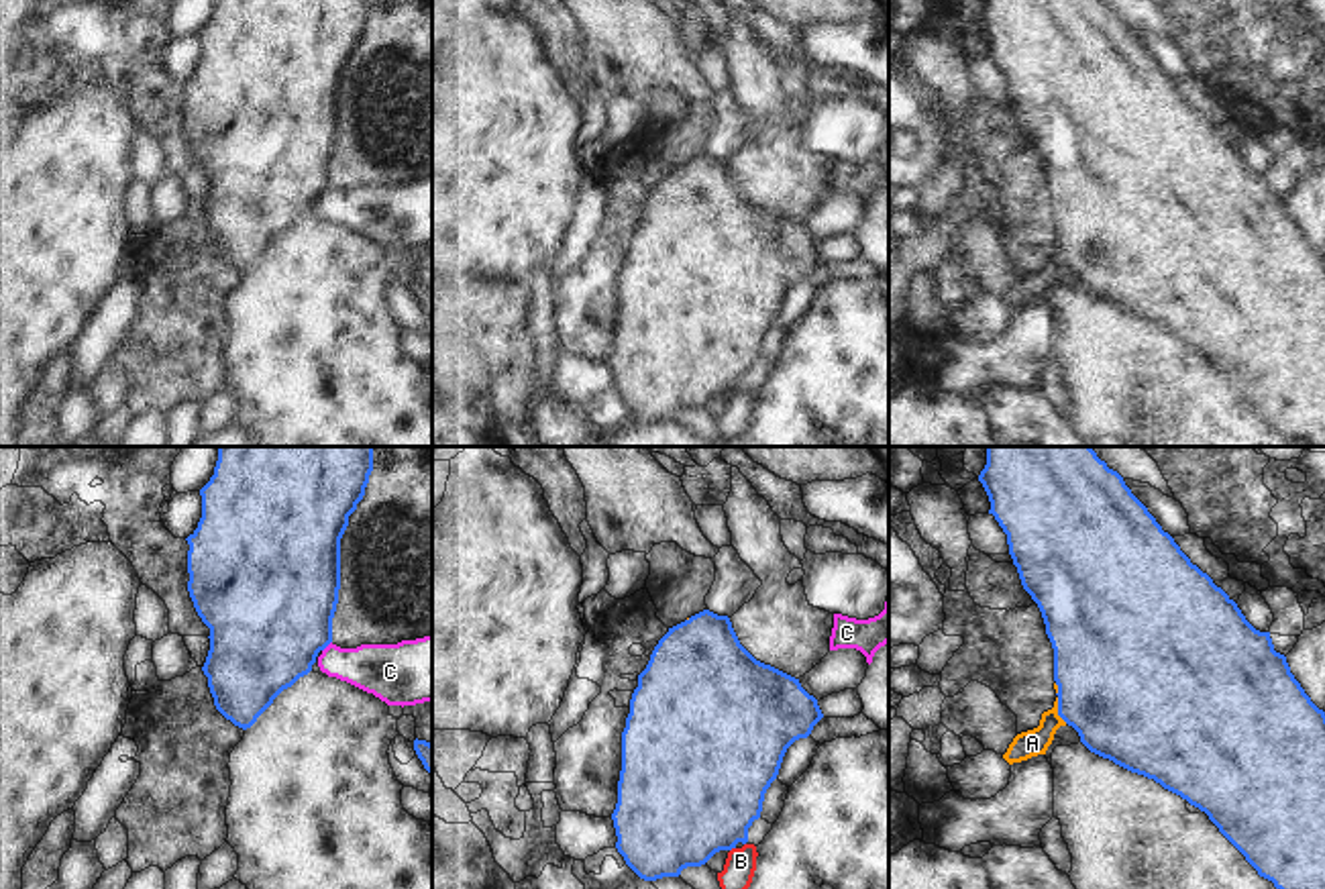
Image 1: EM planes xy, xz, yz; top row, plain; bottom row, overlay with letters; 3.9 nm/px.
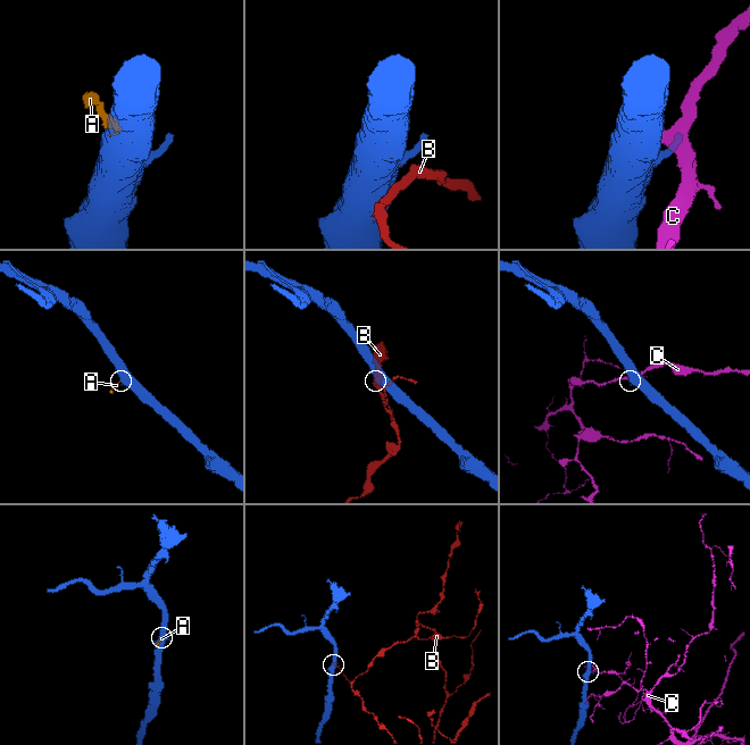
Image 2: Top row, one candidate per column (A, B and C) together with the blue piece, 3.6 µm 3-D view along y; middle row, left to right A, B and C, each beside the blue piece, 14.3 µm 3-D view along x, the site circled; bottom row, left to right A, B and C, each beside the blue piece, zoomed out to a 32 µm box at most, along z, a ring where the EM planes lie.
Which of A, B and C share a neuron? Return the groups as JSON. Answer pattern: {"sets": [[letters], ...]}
{"sets": [["A"], ["B"], ["C"]]}

